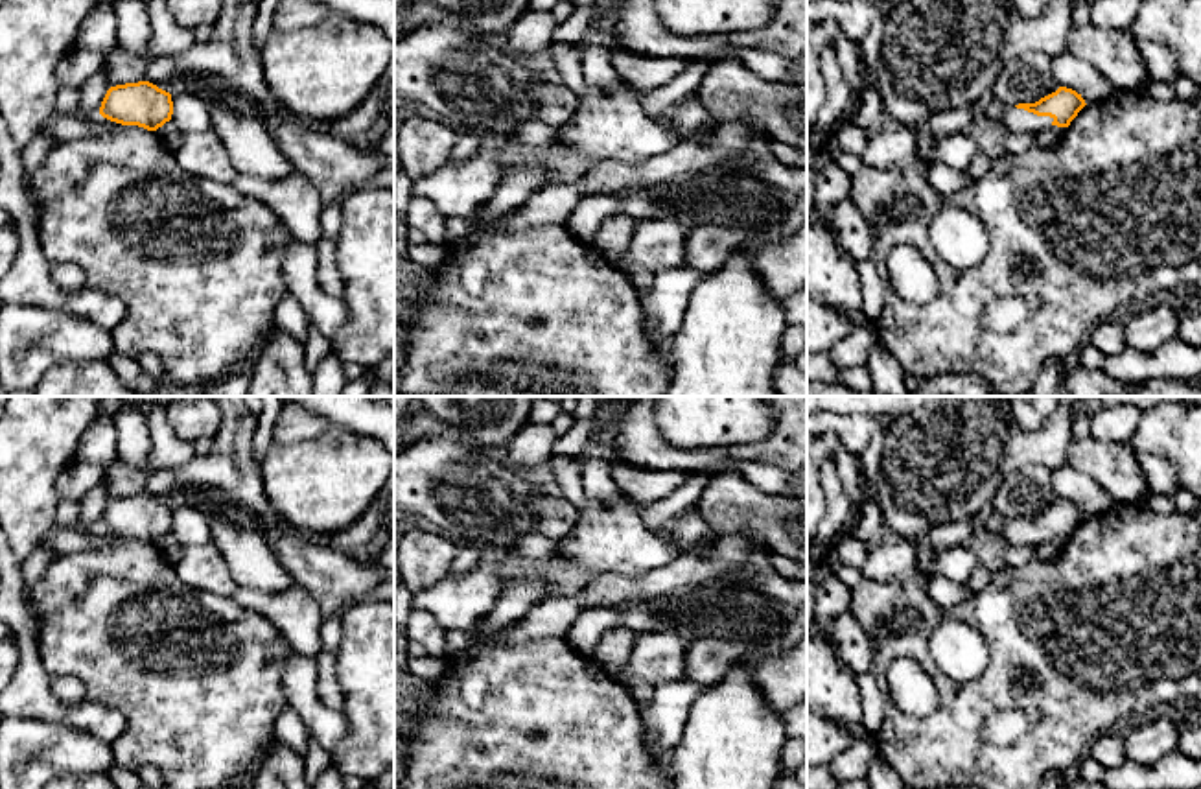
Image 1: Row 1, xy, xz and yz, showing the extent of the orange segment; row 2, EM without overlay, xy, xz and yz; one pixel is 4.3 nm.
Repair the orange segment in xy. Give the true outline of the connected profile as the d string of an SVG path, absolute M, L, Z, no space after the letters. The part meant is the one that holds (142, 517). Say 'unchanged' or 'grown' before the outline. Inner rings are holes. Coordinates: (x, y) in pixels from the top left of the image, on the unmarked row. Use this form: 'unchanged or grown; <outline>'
unchanged; M149 494L111 500L101 514L99 527L122 538L138 538L157 544L171 533L171 507Z

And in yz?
grown; M1059 500L1055 505L1035 516L1008 520L998 536L1008 544L1008 548L1037 546L1050 538L1068 540L1085 518L1081 507Z

